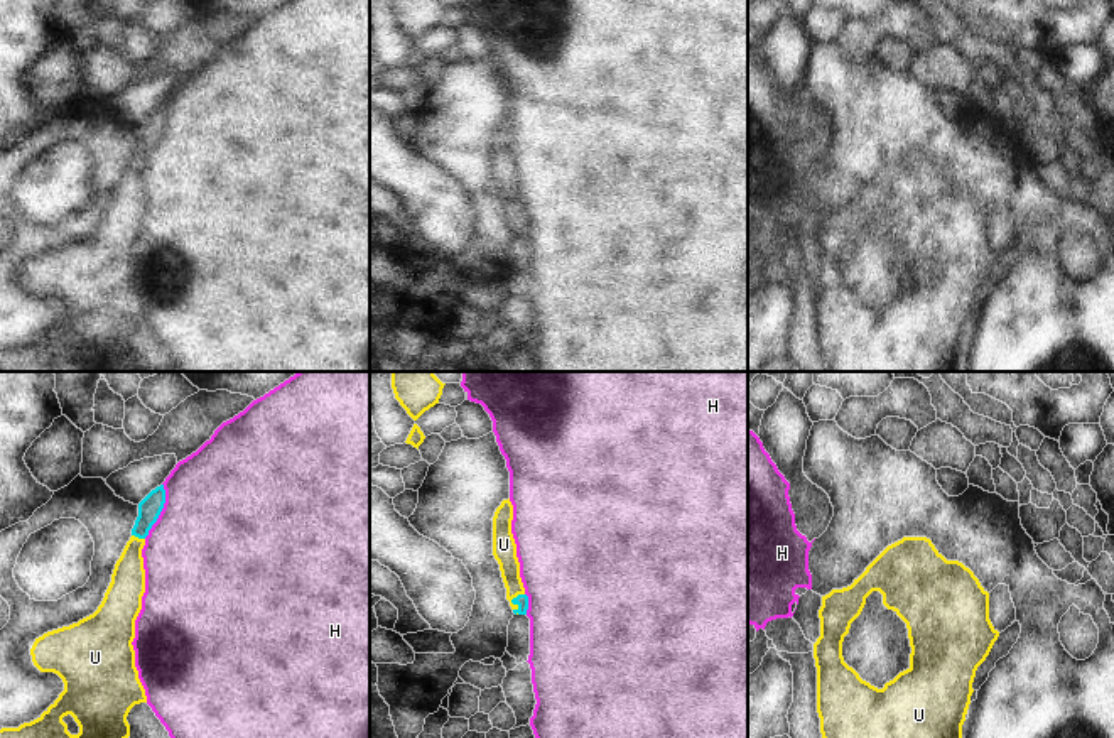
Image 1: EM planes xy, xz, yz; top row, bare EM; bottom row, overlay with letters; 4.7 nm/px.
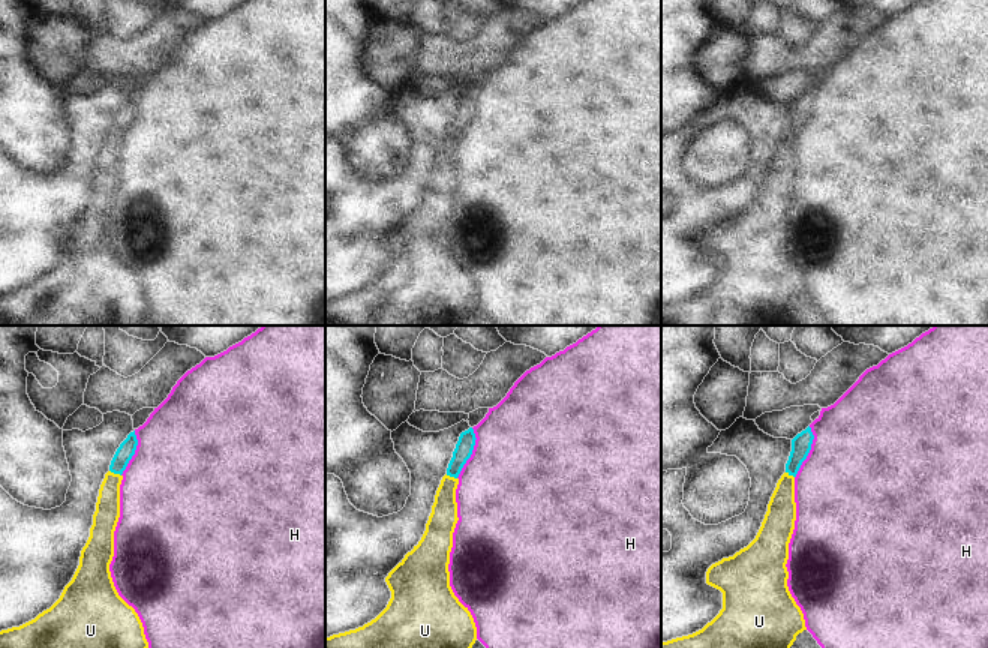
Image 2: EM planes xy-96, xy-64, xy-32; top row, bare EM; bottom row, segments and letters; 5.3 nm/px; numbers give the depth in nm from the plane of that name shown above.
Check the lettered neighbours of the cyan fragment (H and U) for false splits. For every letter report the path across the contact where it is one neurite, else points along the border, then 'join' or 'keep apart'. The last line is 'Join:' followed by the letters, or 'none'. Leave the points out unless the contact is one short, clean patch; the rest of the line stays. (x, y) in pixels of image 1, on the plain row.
H: keep apart
U: runs through xz (522, 222), (512, 223), (512, 198), (505, 173); join
Join: U

